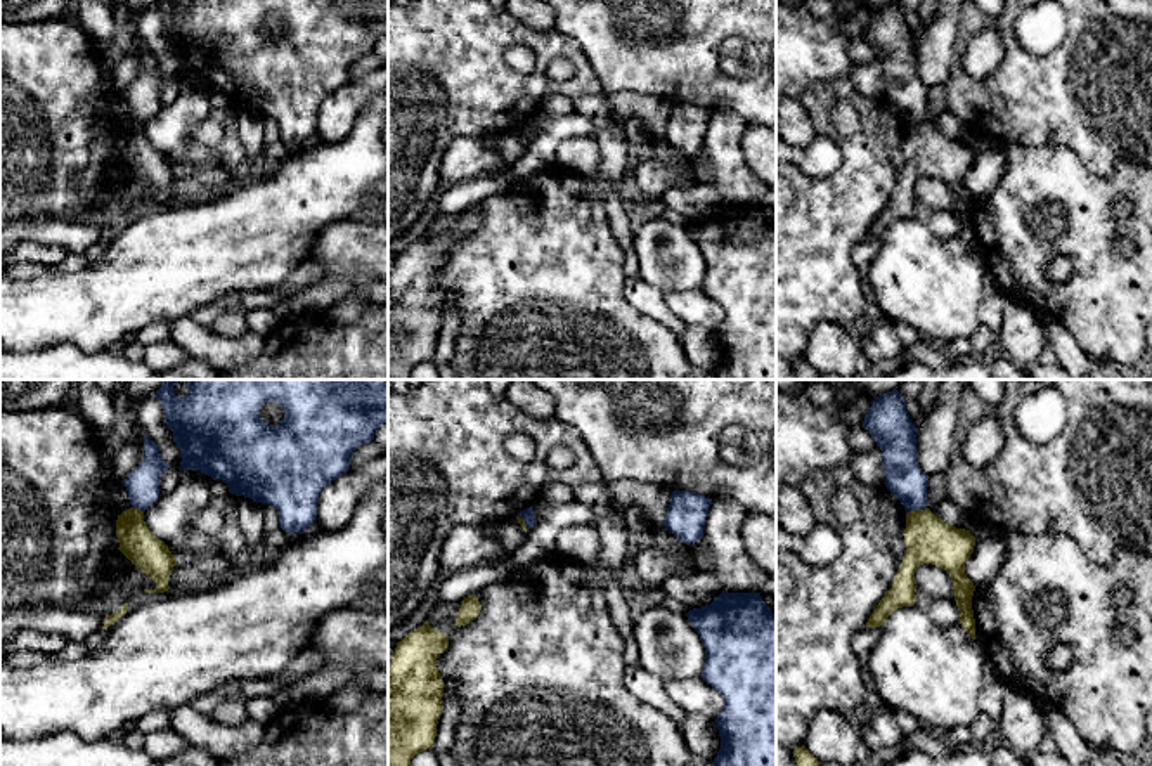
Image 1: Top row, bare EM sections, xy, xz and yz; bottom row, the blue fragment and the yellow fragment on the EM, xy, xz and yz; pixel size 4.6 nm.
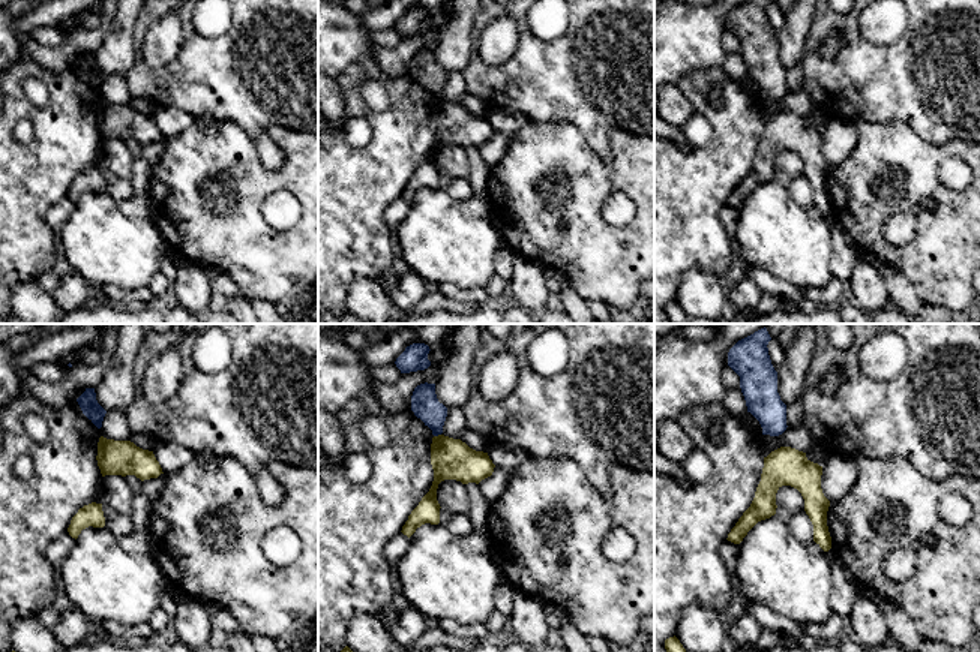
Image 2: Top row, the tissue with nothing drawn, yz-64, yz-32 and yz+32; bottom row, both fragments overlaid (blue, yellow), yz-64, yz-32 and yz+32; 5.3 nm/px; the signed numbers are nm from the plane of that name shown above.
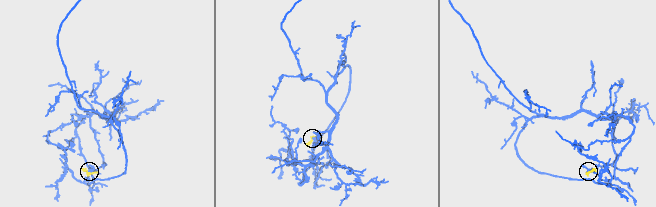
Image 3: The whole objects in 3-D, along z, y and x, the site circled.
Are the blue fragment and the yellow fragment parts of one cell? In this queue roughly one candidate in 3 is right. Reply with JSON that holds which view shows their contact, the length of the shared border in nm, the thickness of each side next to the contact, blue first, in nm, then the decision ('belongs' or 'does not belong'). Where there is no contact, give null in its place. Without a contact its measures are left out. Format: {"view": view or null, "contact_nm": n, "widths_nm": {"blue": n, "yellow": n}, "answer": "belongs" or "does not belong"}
{"view": "yz", "contact_nm": 100, "widths_nm": {"blue": 180, "yellow": 220}, "answer": "does not belong"}

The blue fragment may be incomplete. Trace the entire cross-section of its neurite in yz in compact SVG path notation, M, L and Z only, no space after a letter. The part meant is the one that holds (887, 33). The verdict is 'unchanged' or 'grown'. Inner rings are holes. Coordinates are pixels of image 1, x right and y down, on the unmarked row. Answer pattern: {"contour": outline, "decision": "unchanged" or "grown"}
{"contour": "M897 2L877 9L863 38L882 61L885 99L909 125L927 120L929 87L916 76L916 40L904 14Z", "decision": "unchanged"}

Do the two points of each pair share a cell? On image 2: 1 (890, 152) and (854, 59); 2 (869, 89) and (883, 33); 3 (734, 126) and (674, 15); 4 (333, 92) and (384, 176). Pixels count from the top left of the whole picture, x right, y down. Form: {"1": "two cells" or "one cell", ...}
{"1": "two cells", "2": "two cells", "3": "two cells", "4": "two cells"}

